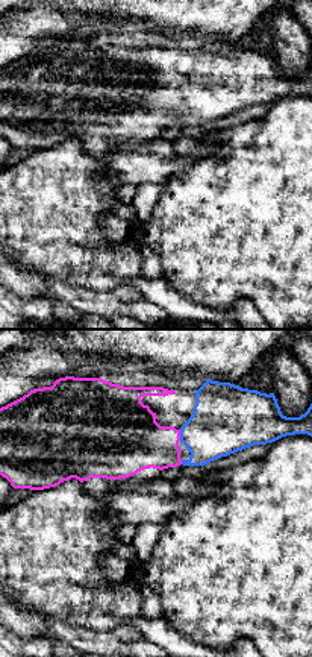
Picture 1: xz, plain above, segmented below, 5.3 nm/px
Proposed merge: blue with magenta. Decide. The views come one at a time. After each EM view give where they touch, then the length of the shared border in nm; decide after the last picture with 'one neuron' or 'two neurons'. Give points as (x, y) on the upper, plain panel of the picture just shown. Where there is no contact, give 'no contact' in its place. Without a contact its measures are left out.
contact (180, 96); length 60 nm

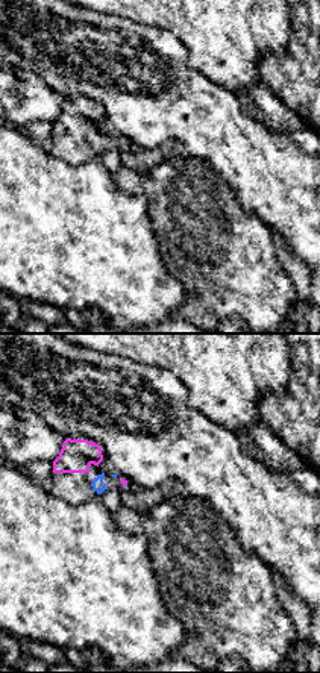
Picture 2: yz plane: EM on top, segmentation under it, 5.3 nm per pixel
no contact

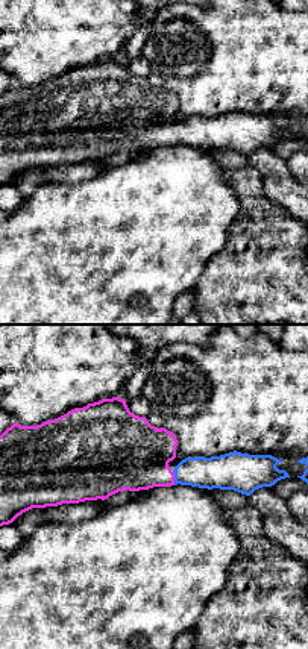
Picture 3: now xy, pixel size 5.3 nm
contact (175, 138); length 70 nm

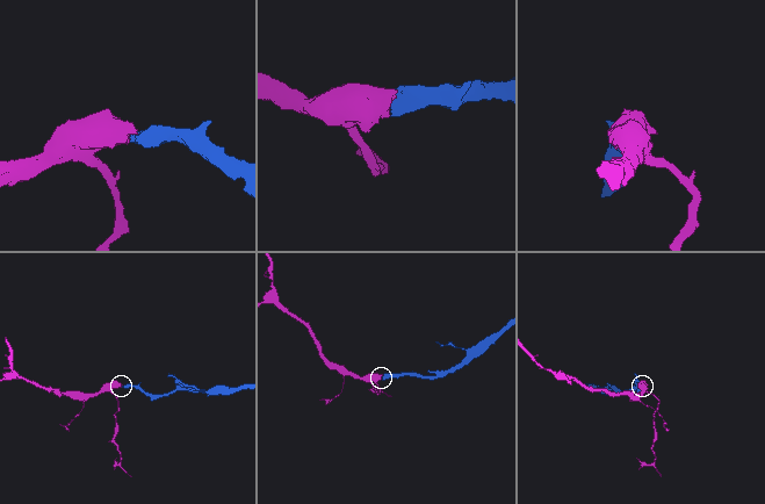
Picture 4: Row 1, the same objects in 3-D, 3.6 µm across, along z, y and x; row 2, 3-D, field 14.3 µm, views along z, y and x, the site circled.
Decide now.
one neuron

